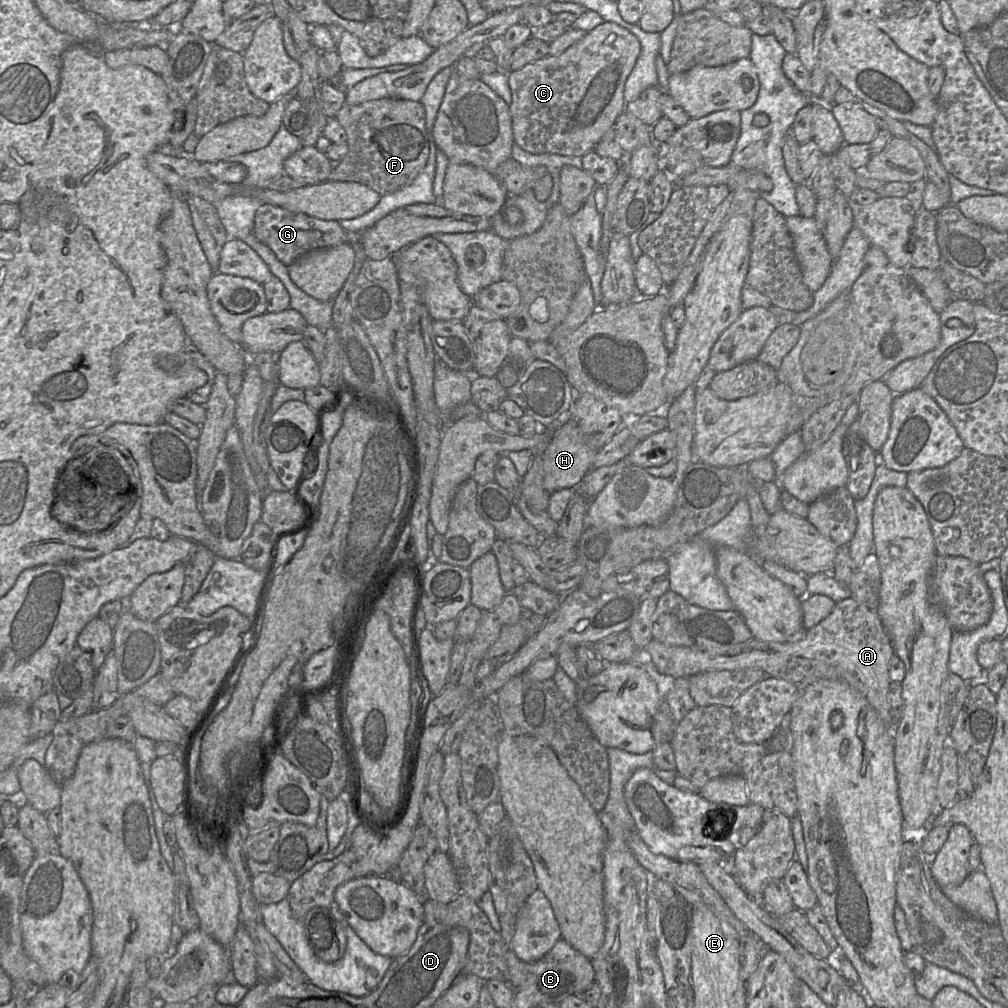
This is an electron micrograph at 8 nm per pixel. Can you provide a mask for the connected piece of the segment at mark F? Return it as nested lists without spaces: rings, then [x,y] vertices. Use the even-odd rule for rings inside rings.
[[[382,98],[357,105],[344,103],[335,118],[345,130],[348,152],[340,162],[334,163],[327,181],[357,182],[370,187],[382,196],[409,185],[424,168],[430,144],[426,132],[425,110],[420,102]]]

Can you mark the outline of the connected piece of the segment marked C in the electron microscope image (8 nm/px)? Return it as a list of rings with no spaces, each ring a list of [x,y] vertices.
[[[604,21],[561,54],[508,72],[514,143],[531,154],[582,157],[593,150],[626,109],[624,87],[640,51],[634,34]]]

